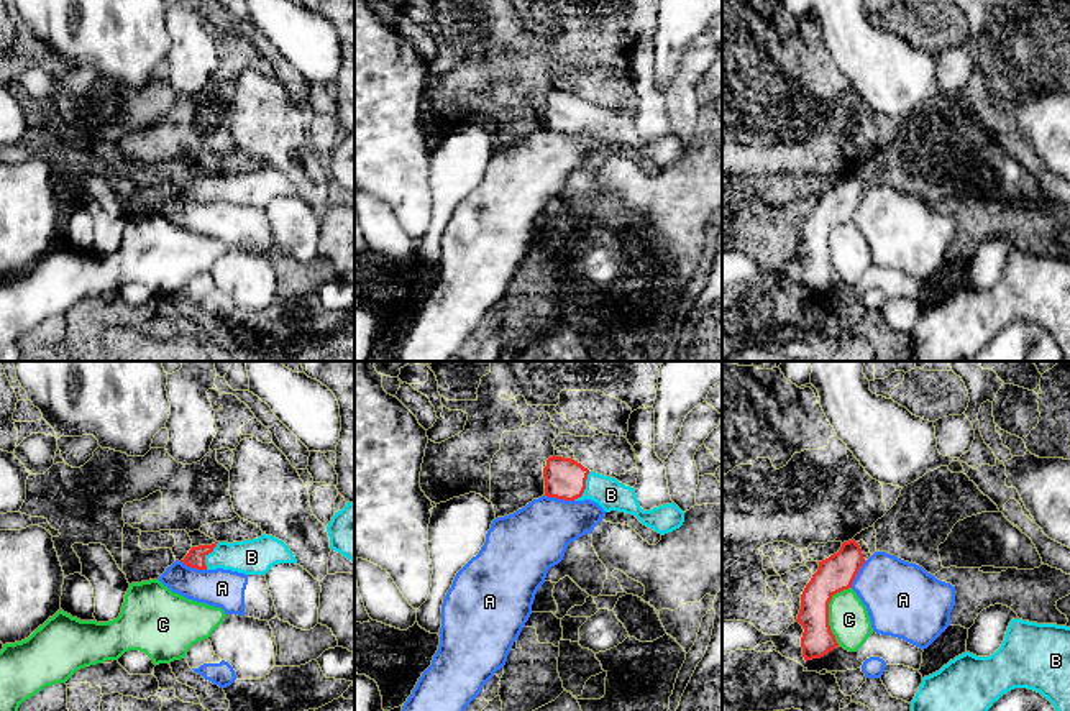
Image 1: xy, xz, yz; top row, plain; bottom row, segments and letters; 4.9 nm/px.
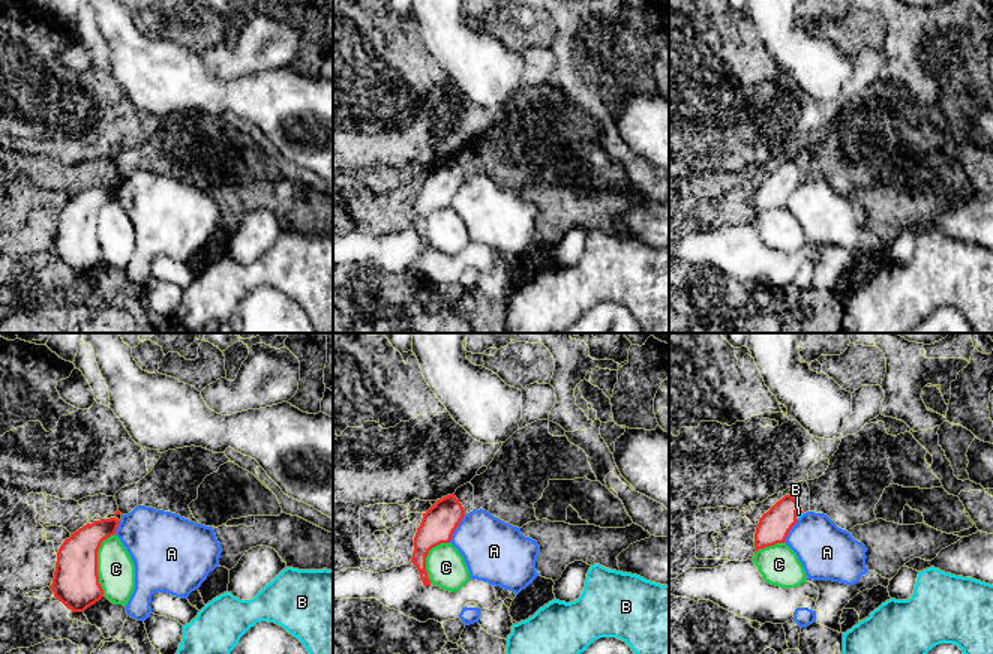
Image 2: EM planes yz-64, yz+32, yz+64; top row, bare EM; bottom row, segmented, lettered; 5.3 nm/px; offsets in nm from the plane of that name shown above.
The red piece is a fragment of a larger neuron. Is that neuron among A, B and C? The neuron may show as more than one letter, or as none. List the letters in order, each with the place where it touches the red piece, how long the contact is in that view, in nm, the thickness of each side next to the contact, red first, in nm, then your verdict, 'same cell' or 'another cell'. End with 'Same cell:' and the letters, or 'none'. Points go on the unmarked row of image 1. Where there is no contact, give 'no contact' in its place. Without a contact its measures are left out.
A: xz (560, 130) | 150 nm | 200/320 nm | another cell
B: xz (585, 120) | 170 nm | 200/150 nm | same cell
C: yz (827, 243) | 300 nm | 180/200 nm | another cell
Same cell: B

